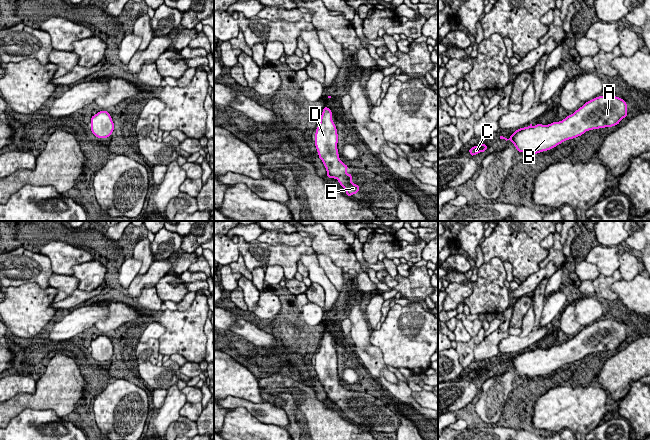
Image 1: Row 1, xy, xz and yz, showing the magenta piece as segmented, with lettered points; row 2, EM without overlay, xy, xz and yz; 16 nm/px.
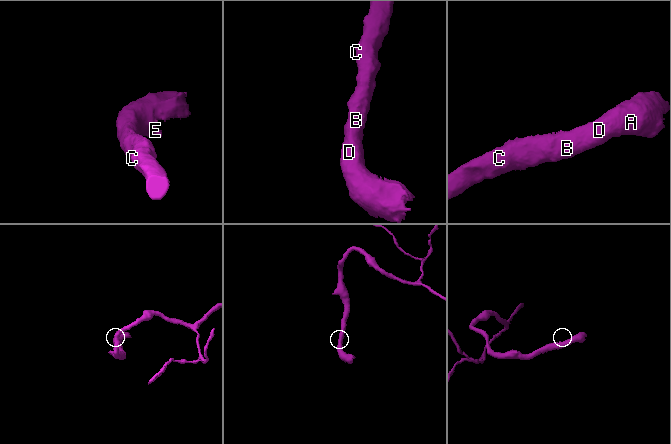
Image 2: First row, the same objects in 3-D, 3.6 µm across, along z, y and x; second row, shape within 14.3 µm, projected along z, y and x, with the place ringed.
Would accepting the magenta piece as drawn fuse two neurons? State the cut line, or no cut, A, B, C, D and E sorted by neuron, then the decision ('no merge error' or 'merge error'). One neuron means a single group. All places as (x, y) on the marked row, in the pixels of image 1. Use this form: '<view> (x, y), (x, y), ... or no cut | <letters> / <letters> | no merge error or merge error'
no cut | A B C D E | no merge error

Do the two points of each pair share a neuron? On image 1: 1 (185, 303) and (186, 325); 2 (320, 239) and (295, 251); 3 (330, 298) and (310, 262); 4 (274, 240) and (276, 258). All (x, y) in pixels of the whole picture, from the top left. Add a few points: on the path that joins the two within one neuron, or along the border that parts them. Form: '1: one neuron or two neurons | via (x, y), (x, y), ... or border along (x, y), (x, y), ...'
1: two neurons | border along (196, 292), (191, 305), (187, 309), (180, 311)
2: two neurons | border along (310, 246), (315, 252)
3: one neuron | via (329, 289), (315, 271)
4: two neurons | border along (269, 244), (299, 245)

